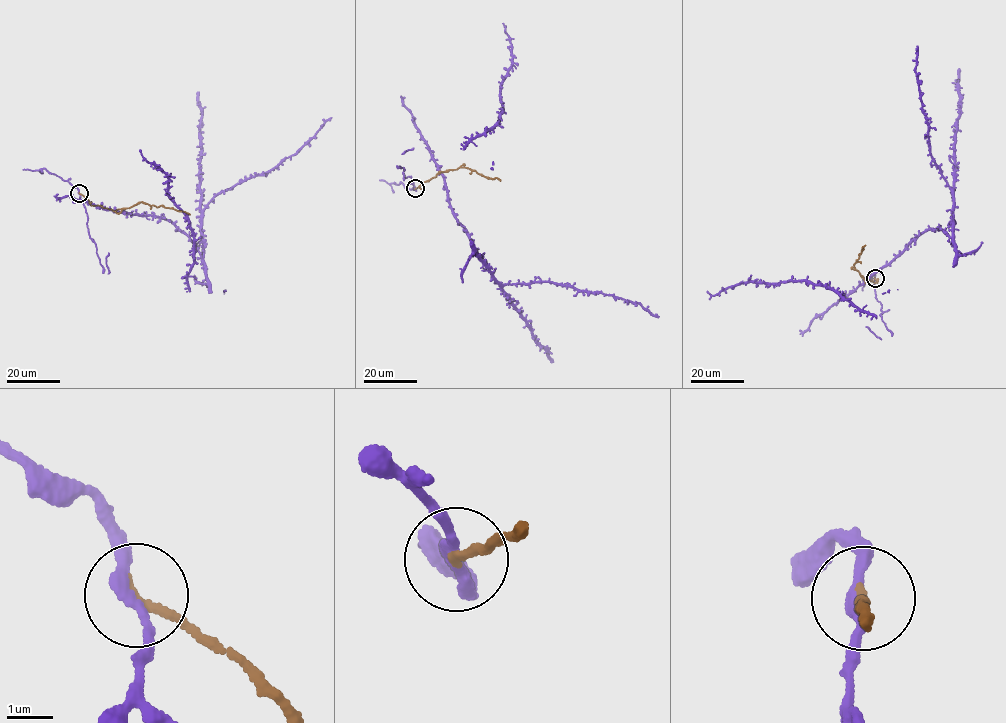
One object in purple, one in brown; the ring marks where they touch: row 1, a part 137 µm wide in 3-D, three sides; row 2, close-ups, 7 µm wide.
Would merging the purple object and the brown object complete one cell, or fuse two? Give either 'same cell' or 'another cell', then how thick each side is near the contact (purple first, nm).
another cell; 240 nm thick on the purple side, 200 nm on the other

